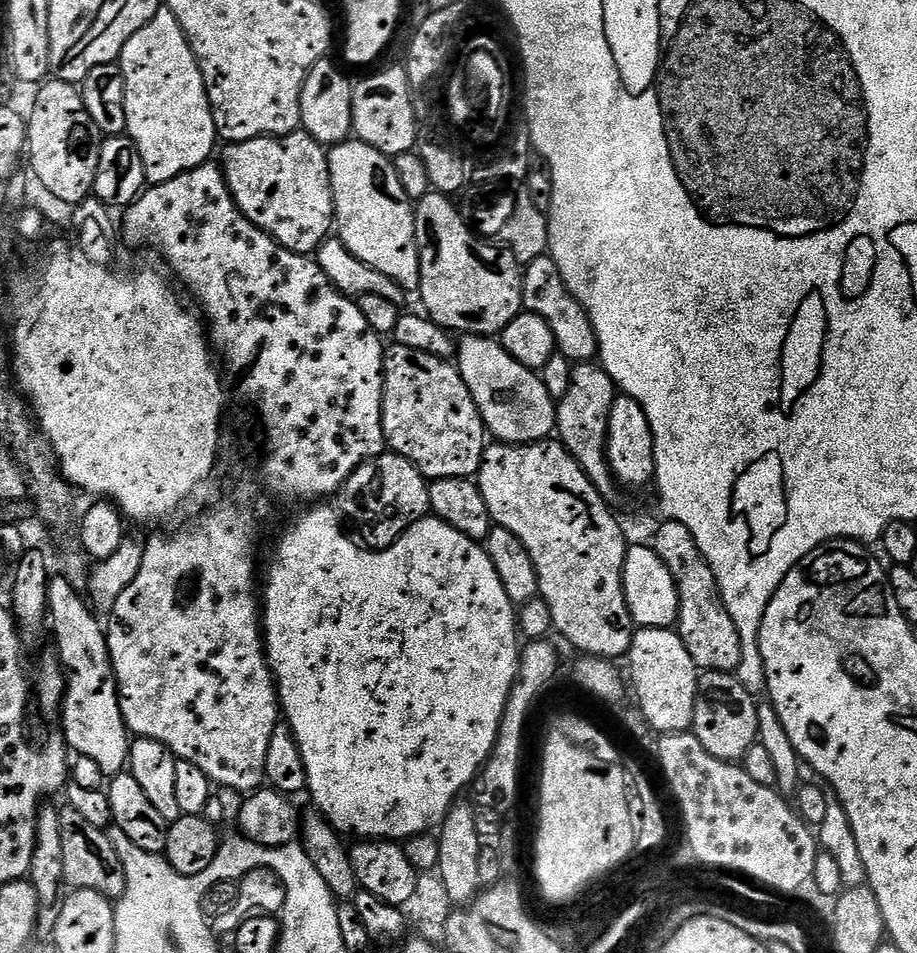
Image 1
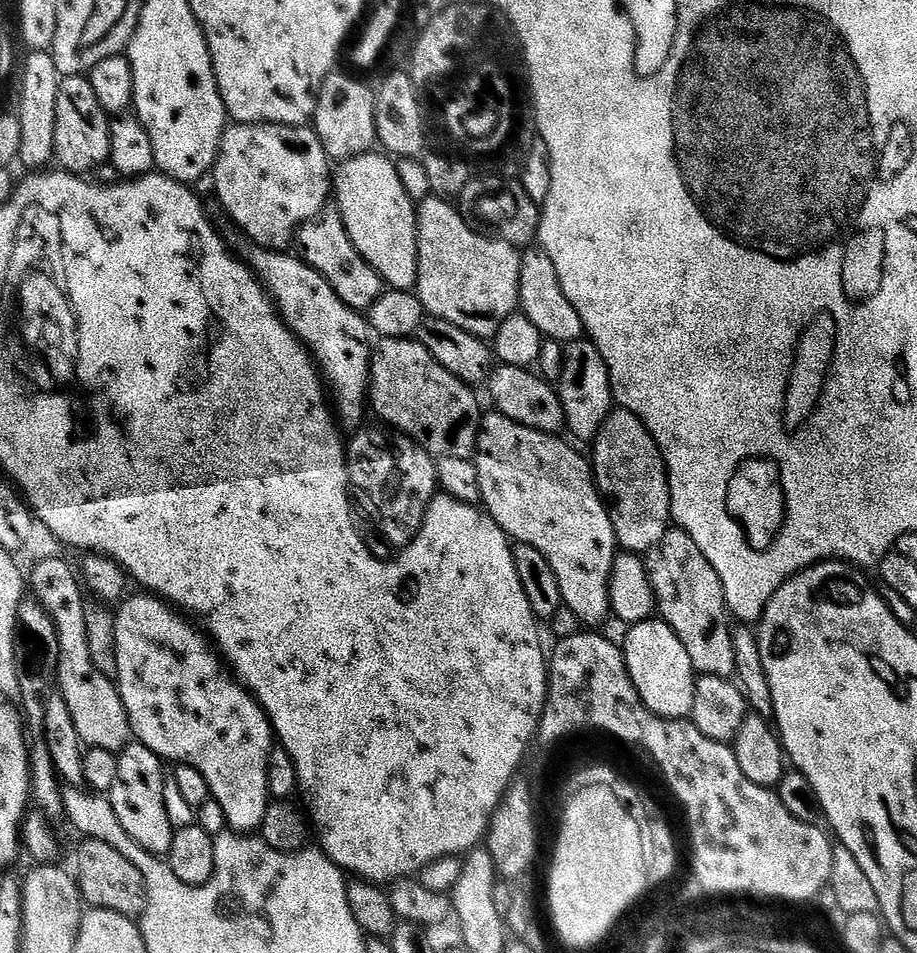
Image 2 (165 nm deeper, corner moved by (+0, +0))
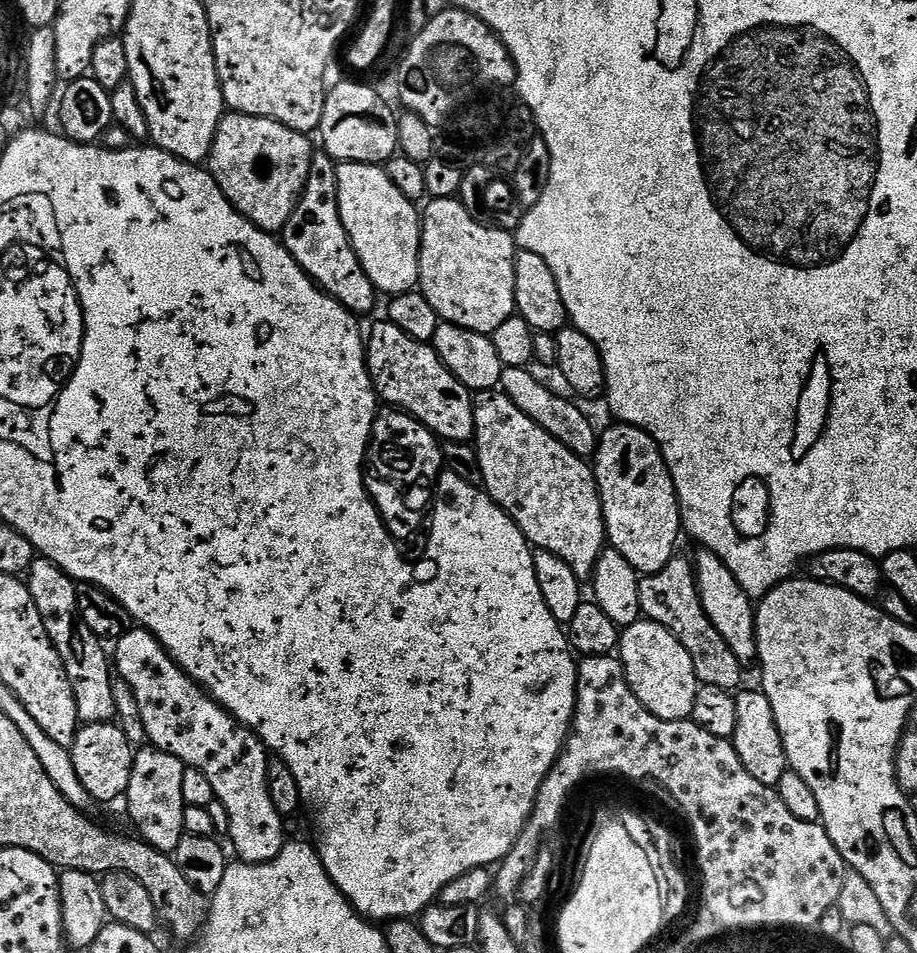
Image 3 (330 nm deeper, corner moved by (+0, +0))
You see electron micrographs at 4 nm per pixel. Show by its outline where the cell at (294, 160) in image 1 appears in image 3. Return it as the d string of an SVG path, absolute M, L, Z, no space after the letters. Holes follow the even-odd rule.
M229 111L220 120L216 137L212 143L212 153L208 155L206 167L218 182L222 194L245 216L255 228L273 234L283 233L290 214L294 214L294 206L300 200L306 186L306 174L310 174L310 162L314 145L303 132L288 128L282 122L247 116L241 112Z

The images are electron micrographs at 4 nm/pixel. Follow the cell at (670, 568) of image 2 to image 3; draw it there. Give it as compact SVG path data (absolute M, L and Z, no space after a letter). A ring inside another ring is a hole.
M673 556L670 562L666 562L666 566L662 566L662 570L649 572L641 579L638 590L641 613L670 630L670 634L674 634L674 638L678 638L678 642L686 646L686 654L690 654L690 662L694 662L696 679L700 684L718 686L732 692L741 687L740 679L744 676L745 665L734 658L734 653L730 651L730 646L726 646L722 634L718 634L718 630L714 630L714 625L710 623L710 618L706 618L698 594L693 561L683 560L682 556Z

